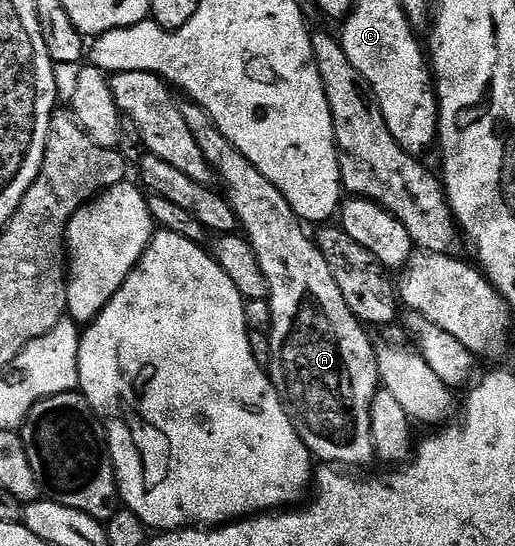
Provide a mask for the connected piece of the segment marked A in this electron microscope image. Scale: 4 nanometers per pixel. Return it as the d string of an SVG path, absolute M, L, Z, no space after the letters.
M186 101L181 104L182 116L184 121L188 121L188 129L192 129L192 137L196 137L196 145L200 147L200 153L204 155L204 161L208 161L211 172L222 182L221 190L224 197L230 202L230 207L234 211L234 216L238 219L238 227L245 239L250 242L250 248L256 253L256 261L264 273L266 282L266 294L270 305L270 355L274 360L268 363L268 374L274 388L278 391L278 396L282 399L286 410L290 412L290 420L294 423L294 428L298 436L304 441L304 445L310 450L311 456L315 460L321 461L326 465L337 465L342 469L366 469L370 462L375 462L374 446L372 445L372 421L370 420L370 410L372 409L372 397L380 389L380 380L378 378L378 357L375 344L370 344L370 335L367 328L354 316L352 309L344 301L344 293L340 285L336 285L336 277L332 277L332 269L328 269L328 261L324 261L324 253L320 253L317 242L313 238L306 236L307 228L303 220L299 219L297 213L288 205L281 191L276 190L269 181L267 181L247 159L220 133L220 129L212 121L210 114L198 103Z

